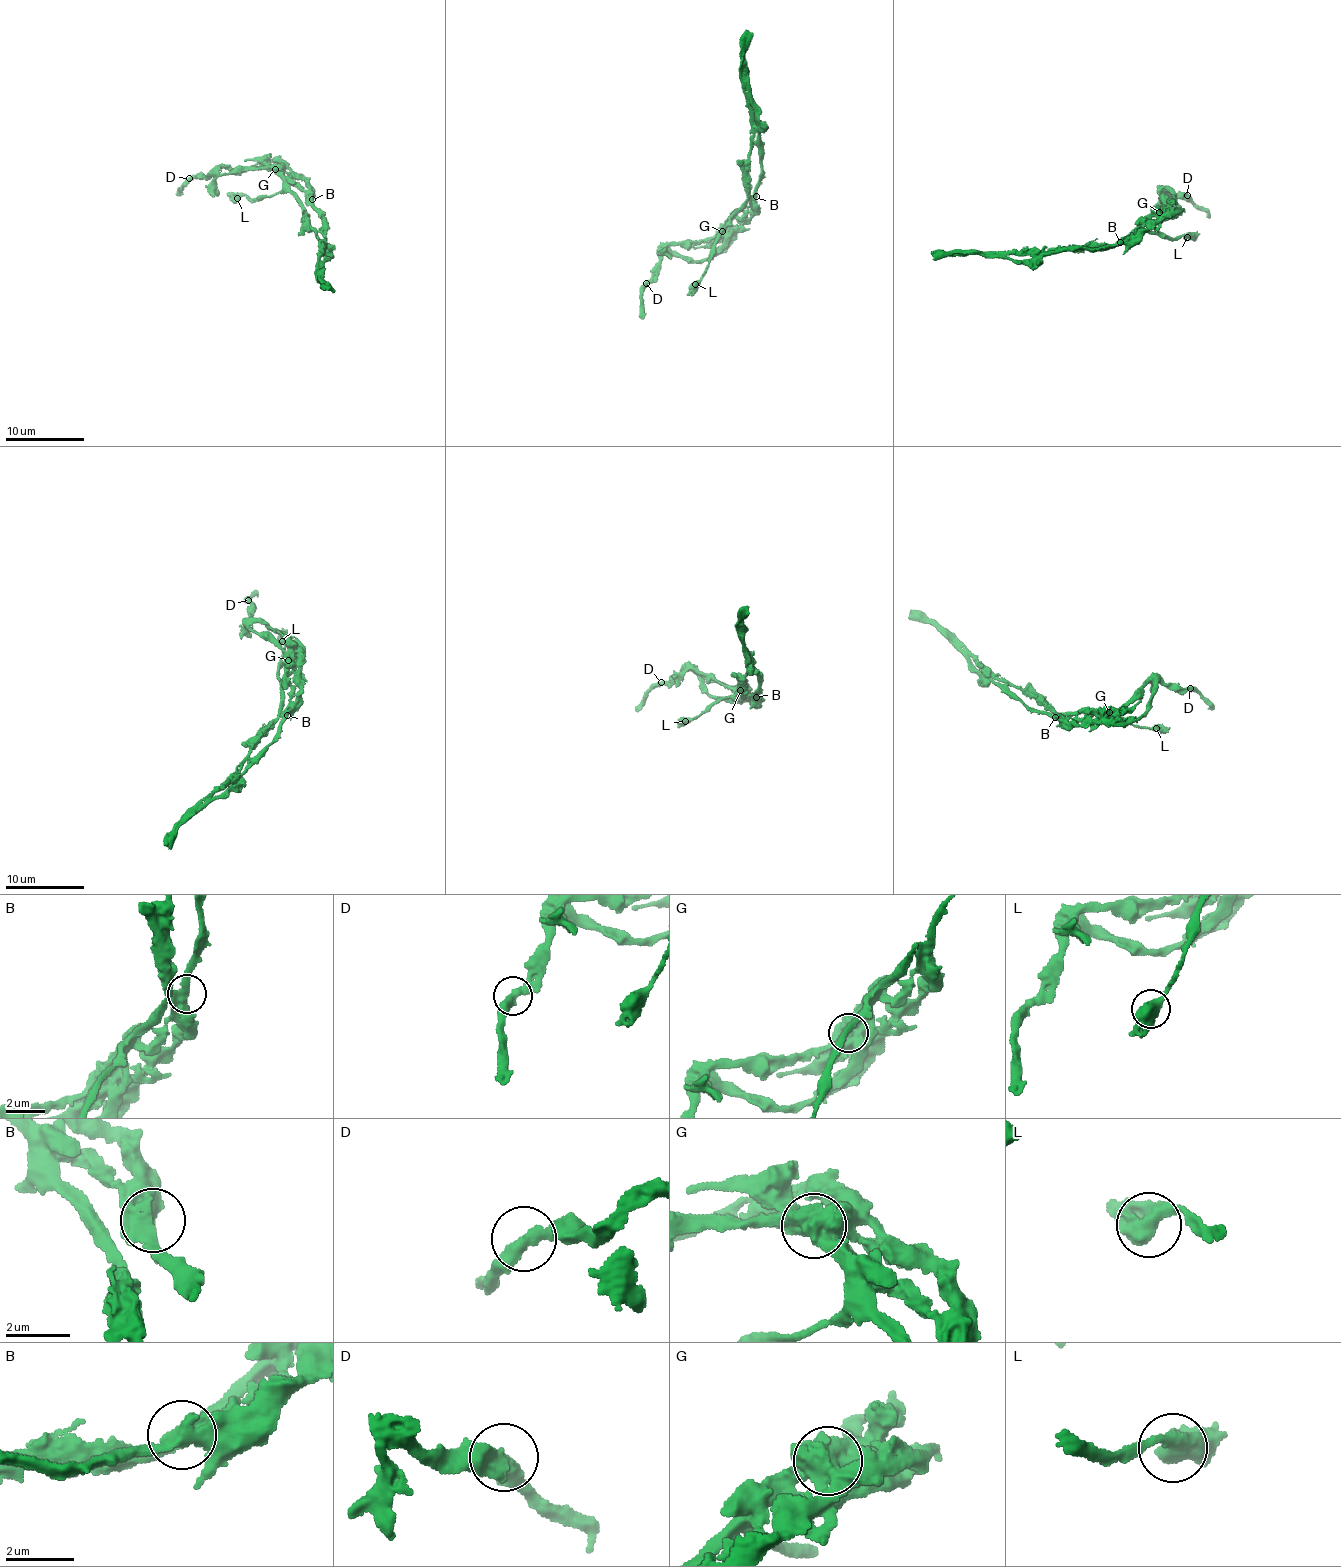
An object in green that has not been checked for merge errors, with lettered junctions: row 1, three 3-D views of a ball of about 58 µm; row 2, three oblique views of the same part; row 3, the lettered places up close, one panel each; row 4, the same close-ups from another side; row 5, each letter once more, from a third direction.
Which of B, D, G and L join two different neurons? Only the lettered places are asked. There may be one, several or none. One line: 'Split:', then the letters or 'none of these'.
Split: G

